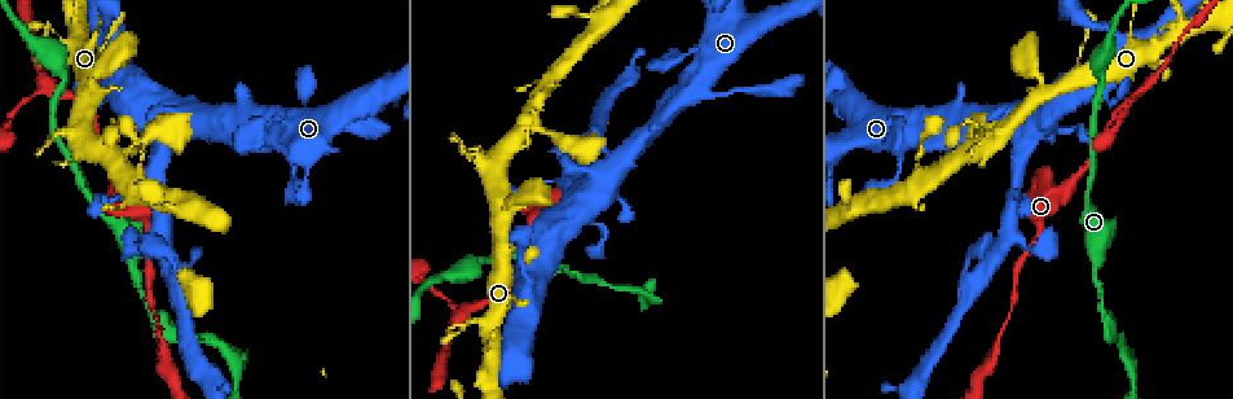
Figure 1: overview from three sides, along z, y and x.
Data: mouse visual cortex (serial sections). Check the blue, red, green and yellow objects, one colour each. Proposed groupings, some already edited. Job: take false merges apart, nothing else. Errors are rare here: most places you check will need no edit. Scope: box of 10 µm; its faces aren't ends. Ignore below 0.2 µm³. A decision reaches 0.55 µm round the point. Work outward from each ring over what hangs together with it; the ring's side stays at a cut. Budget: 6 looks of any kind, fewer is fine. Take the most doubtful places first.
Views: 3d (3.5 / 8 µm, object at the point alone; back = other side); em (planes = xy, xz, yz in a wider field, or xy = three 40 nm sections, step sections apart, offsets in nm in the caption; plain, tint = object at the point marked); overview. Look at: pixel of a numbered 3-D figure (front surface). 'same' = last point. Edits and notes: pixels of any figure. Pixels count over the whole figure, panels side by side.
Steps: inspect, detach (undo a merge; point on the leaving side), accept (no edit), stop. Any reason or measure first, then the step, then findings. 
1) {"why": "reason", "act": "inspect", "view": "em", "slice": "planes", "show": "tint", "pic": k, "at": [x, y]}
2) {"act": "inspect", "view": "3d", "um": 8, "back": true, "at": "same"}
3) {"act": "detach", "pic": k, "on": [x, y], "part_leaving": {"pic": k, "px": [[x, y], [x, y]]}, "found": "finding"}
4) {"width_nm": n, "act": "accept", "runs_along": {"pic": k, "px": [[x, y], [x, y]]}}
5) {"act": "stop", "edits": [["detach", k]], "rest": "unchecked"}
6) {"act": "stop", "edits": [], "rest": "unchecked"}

{"why": "a fork", "act": "inspect", "view": "3d", "um": 3.5, "back": true, "pic": 1, "at": [50, 87]}

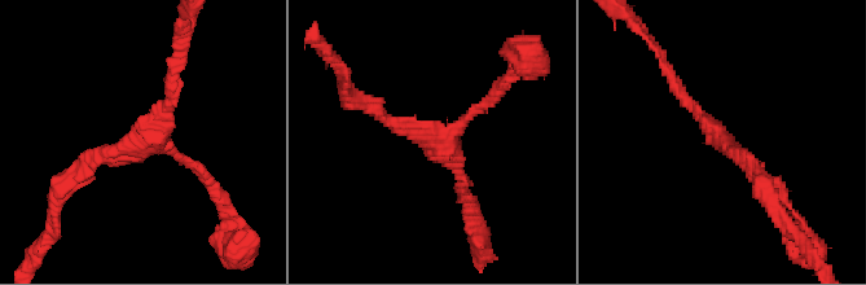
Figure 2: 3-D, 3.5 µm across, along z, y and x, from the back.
{"arm_widths_nm": [150, 150, 200], "act": "accept", "runs_along": {"pic": 2, "px": [[71, 179], [135, 139], [198, 171]]}, "found": "continuous, no second cell"}

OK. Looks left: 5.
{"why": "thin arm on a thick one", "act": "inspect", "view": "3d", "um": 3.5, "pic": 1, "at": [701, 87]}

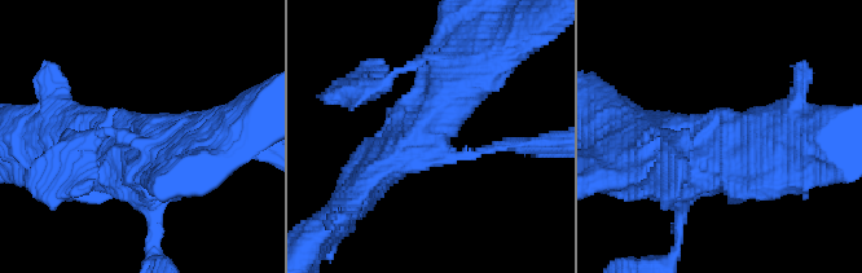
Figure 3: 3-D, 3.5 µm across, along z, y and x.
{"act": "inspect", "view": "em", "slice": "xy", "step": 1, "show": "tint", "pic": 3, "at": [427, 135]}

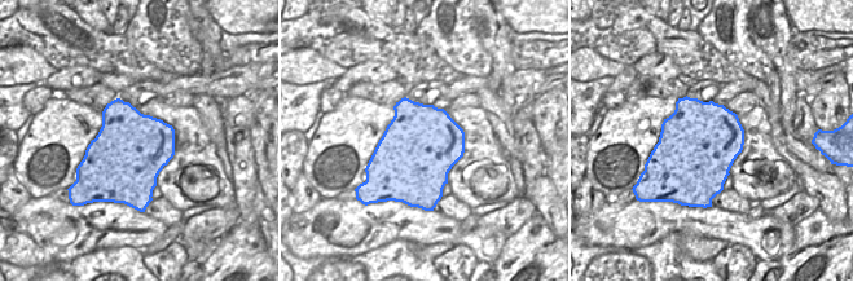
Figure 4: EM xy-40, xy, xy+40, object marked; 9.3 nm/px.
{"act": "inspect", "view": "em", "slice": "xy", "step": 2, "show": "tint", "at": "same"}

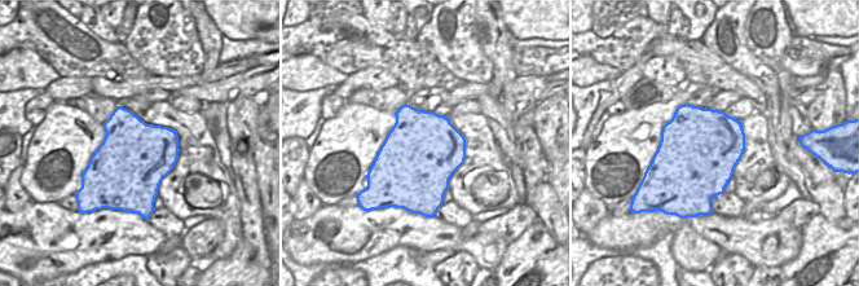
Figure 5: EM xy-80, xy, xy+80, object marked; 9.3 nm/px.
{"act": "accept", "runs_along": {"pic": 3, "px": [[465, 62], [417, 132], [357, 196]]}, "found": "one cell here"}

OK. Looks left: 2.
{"why": "three arms meet", "act": "inspect", "view": "3d", "um": 3.5, "pic": 1, "at": [959, 157]}

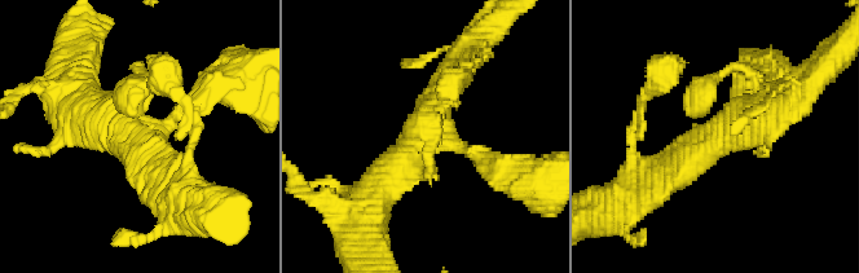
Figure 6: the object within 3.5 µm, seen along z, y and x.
{"act": "inspect", "view": "em", "slice": "xy", "step": 5, "show": "tint", "pic": 6, "at": [135, 138]}

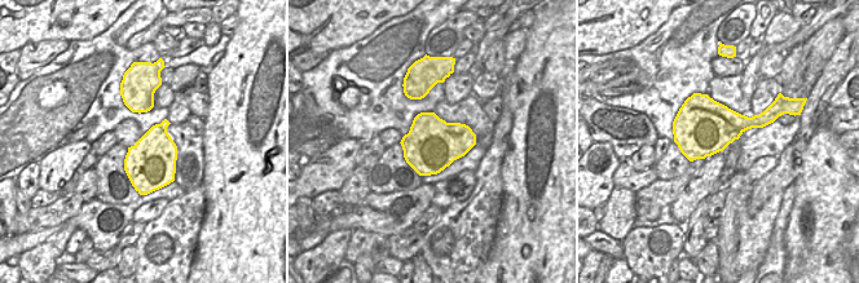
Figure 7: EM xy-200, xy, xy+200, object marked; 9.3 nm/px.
{"act": "accept", "runs_along": {"pic": 6, "px": [[774, 109], [725, 124], [655, 192]]}, "found": "one cell here"}

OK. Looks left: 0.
{"act": "stop", "edits": [], "rest": "unchecked"}

